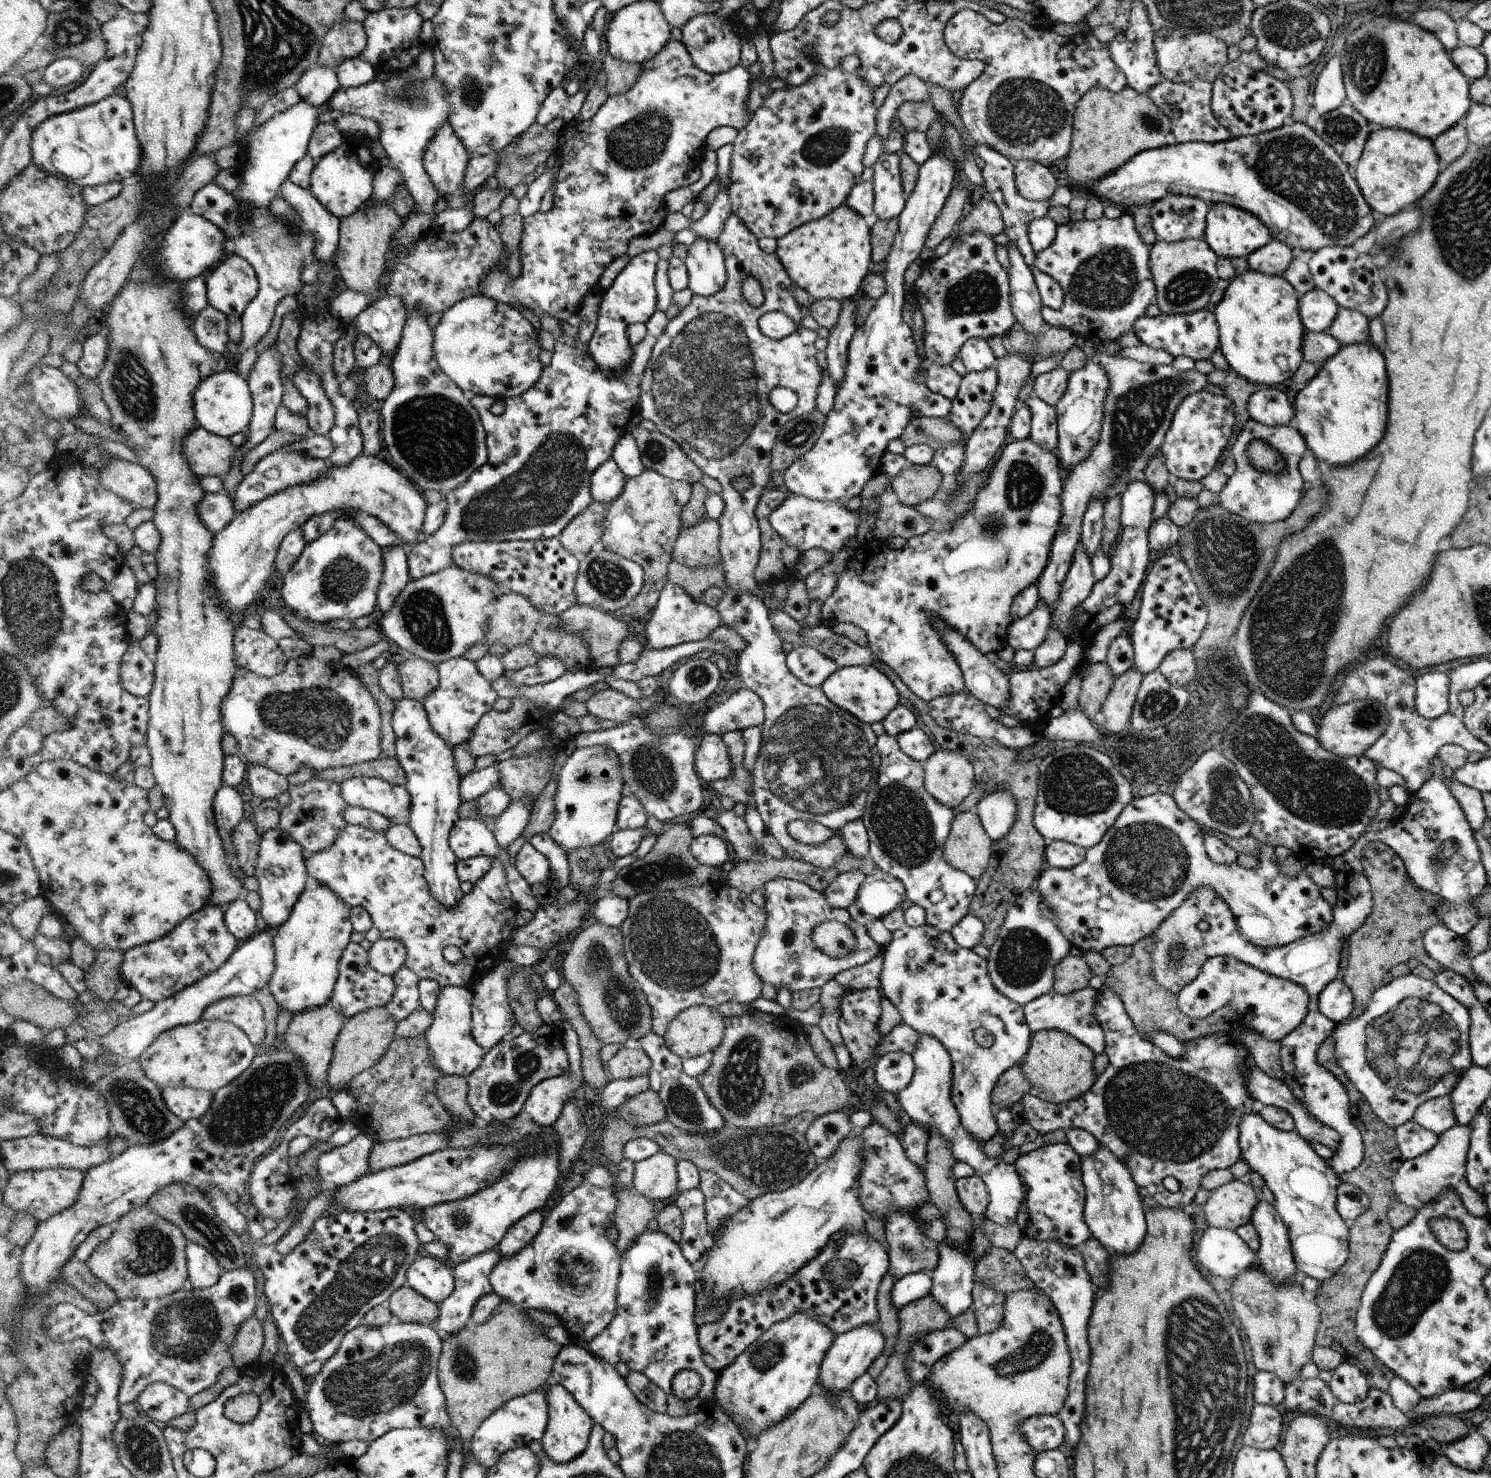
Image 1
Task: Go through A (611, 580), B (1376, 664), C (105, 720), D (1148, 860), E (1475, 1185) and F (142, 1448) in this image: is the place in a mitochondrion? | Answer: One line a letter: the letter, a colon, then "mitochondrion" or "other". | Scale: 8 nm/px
A: mitochondrion
B: other
C: other
D: mitochondrion
E: other
F: mitochondrion

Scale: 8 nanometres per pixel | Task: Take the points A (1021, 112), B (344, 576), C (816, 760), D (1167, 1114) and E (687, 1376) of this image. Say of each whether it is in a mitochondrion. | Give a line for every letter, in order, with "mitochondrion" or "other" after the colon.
A: mitochondrion
B: mitochondrion
C: mitochondrion
D: mitochondrion
E: other

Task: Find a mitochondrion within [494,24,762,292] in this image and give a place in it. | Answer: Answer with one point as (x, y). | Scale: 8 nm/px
(638, 143)

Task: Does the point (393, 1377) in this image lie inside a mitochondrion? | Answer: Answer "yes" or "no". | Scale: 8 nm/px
yes

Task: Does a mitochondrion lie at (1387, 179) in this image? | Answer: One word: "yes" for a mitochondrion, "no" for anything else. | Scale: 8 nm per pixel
no

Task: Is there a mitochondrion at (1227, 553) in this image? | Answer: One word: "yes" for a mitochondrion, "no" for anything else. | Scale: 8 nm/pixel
yes

